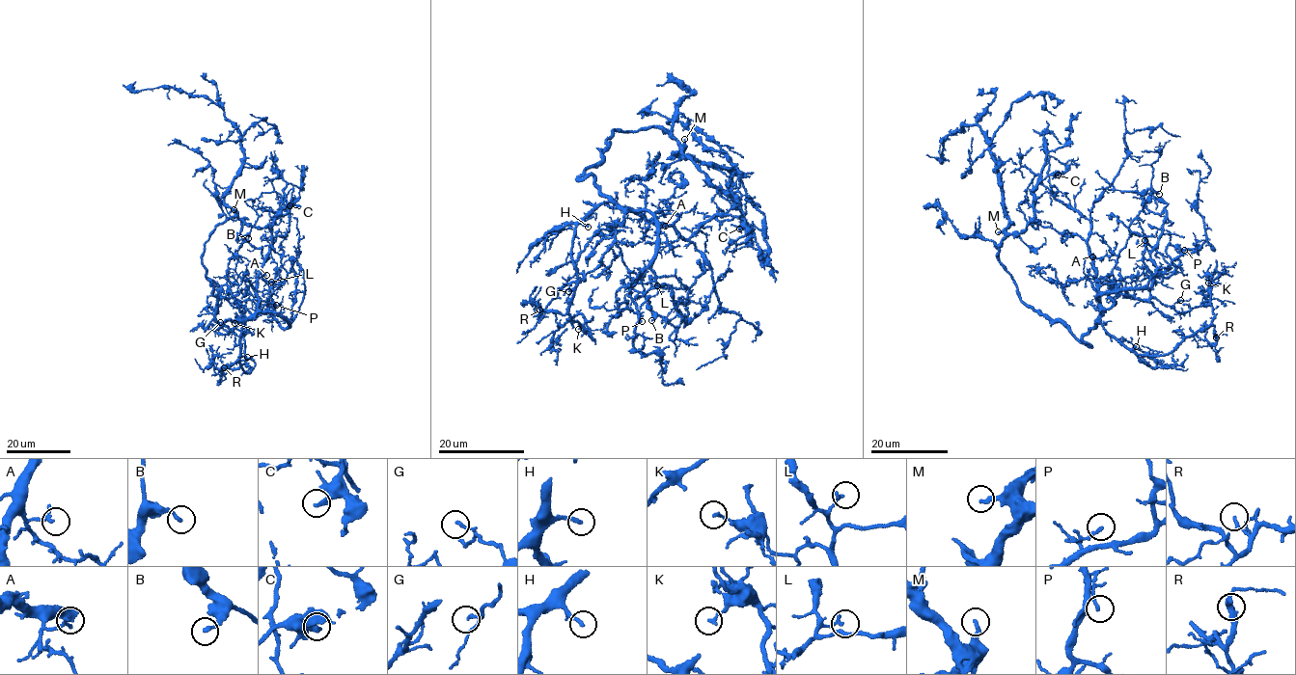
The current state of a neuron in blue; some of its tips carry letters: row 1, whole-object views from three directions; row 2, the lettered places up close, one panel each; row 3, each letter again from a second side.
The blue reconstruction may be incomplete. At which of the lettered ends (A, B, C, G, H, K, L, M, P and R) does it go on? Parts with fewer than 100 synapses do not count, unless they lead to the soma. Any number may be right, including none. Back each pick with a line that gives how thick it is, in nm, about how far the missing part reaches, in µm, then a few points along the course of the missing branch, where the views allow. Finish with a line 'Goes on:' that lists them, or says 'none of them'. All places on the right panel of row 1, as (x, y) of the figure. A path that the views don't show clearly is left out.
H: 200 nm | 30 µm | (1136, 346), (1148, 343), (1154, 317), (1132, 316), (1140, 330)
Goes on: H

